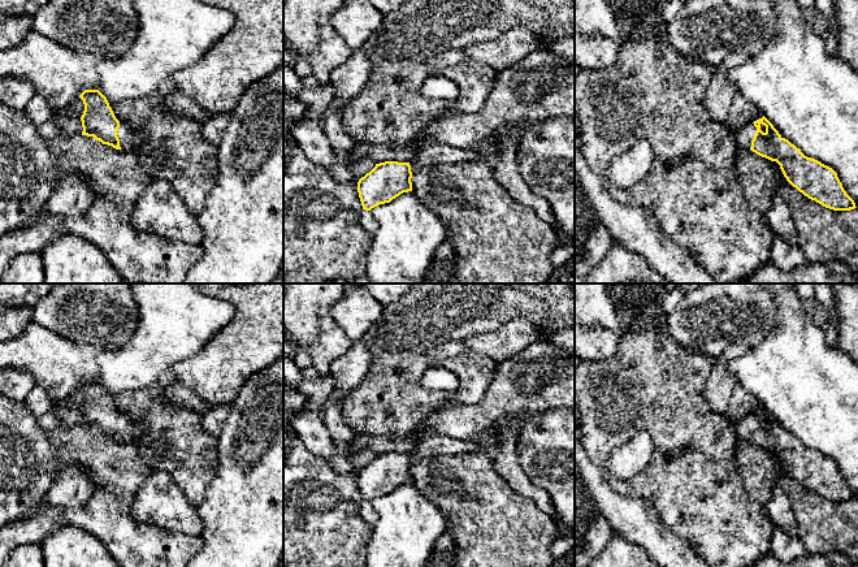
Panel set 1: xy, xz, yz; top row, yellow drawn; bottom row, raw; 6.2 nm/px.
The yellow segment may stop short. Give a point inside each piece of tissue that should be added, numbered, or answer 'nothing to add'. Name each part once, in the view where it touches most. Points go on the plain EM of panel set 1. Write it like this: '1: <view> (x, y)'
1: xy (126, 432)

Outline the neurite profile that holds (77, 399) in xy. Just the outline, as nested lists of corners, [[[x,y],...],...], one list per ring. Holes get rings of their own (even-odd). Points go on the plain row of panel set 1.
[[[78,389],[69,399],[66,401],[53,401],[53,406],[64,406],[64,404],[70,404],[75,406],[78,408],[82,408],[84,402],[84,395],[81,389]]]

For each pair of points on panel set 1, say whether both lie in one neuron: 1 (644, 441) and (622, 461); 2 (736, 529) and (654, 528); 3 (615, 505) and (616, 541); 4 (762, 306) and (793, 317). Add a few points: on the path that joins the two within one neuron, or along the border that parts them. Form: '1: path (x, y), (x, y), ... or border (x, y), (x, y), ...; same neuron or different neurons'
1: path (638, 446), (627, 457); same neuron
2: border (651, 502), (661, 520), (692, 548); different neurons
3: border (614, 532), (644, 549); different neurons
4: border (774, 297), (776, 325), (763, 338); different neurons

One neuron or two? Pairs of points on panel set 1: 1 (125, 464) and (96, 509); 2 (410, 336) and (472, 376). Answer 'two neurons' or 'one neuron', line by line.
1: two neurons
2: one neuron

